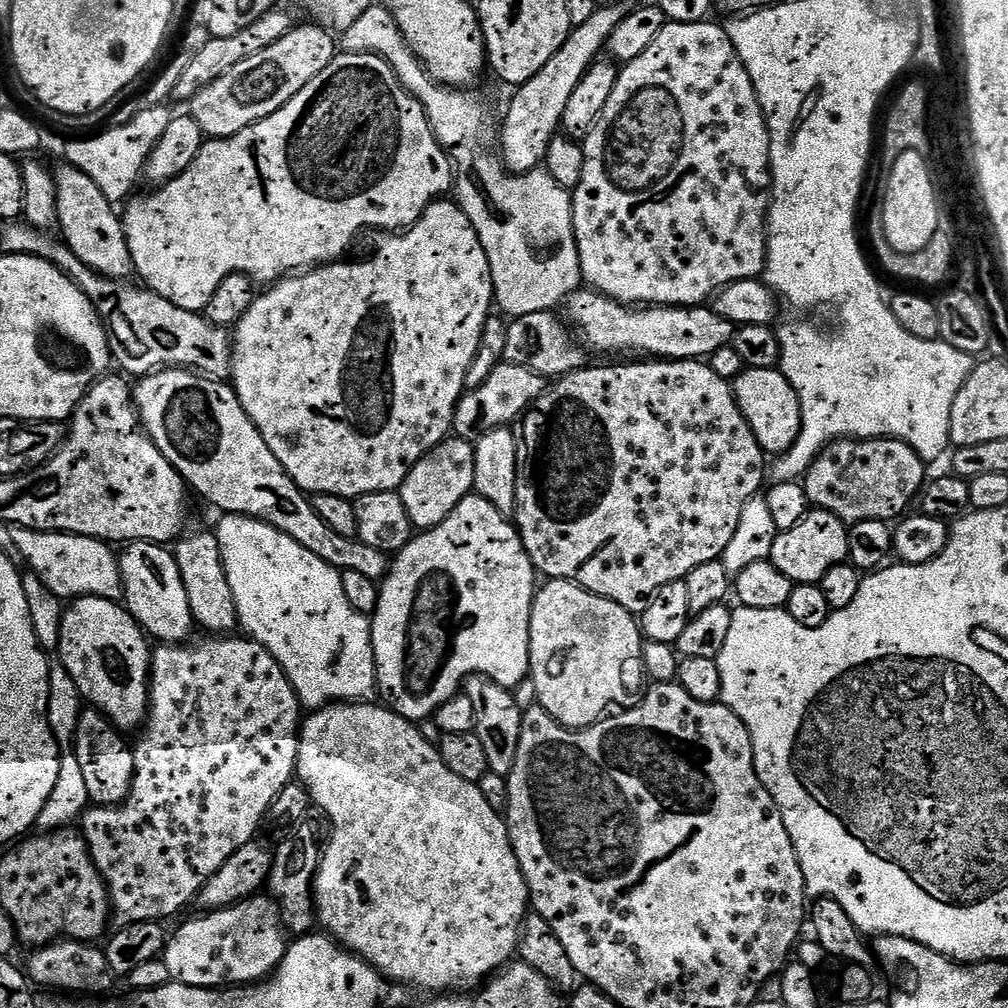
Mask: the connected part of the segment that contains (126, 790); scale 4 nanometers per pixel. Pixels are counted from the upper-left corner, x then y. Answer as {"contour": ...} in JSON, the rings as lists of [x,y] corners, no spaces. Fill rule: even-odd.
{"contour":[[[88,706],[81,711],[74,726],[71,751],[78,758],[82,769],[82,782],[86,782],[86,794],[93,805],[112,808],[124,803],[132,792],[134,778],[133,745],[124,741],[125,733],[115,728],[112,721],[97,708]]]}

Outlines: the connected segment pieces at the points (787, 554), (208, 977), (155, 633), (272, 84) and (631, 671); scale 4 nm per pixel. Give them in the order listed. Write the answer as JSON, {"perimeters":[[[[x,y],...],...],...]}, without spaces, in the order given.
{"perimeters":[[[[813,507],[798,526],[785,532],[777,532],[773,542],[771,562],[786,574],[786,578],[797,584],[819,584],[826,570],[845,563],[848,560],[849,525],[839,520],[834,513]]],[[[257,894],[240,901],[239,904],[208,910],[200,915],[204,916],[196,916],[193,920],[186,921],[173,936],[171,933],[164,945],[162,959],[175,983],[195,988],[247,986],[267,980],[279,967],[286,951],[286,925],[280,914],[280,905],[275,900],[267,895]]],[[[132,542],[125,548],[128,549],[124,553],[121,551],[118,559],[122,600],[129,614],[153,641],[160,644],[184,644],[191,637],[188,635],[194,629],[194,621],[175,555],[162,544]]],[[[297,23],[286,35],[278,38],[274,46],[266,46],[262,54],[238,62],[238,66],[222,74],[214,86],[206,86],[202,94],[195,96],[190,102],[190,115],[196,119],[205,137],[233,136],[262,118],[270,118],[270,114],[286,106],[306,82],[318,78],[338,54],[337,37],[332,37],[333,33],[324,28]]],[[[549,579],[547,582],[541,583],[532,603],[532,613],[530,614],[530,662],[532,663],[530,678],[537,690],[537,705],[545,708],[563,728],[575,728],[577,730],[595,724],[609,710],[615,708],[627,710],[633,707],[641,699],[646,688],[646,673],[644,670],[645,643],[637,617],[633,613],[627,612],[622,606],[618,606],[618,602],[614,602],[610,598],[602,598],[593,592],[587,592],[585,588],[578,586],[572,580]]]]}

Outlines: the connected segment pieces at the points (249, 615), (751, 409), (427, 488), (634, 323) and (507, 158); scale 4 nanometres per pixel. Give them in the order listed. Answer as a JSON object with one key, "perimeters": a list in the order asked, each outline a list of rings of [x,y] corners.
{"perimeters":[[[[231,514],[219,518],[220,525],[215,525],[214,531],[222,550],[226,578],[240,615],[239,627],[245,628],[243,631],[251,639],[274,654],[286,678],[294,686],[301,705],[308,710],[319,710],[341,702],[367,701],[371,697],[368,695],[377,691],[372,621],[350,606],[346,590],[342,590],[340,569],[322,562],[318,554],[310,554],[310,550],[294,542],[290,534],[282,534],[282,530],[266,522]]],[[[779,367],[745,368],[740,377],[734,381],[736,401],[747,418],[754,438],[765,453],[783,454],[794,446],[802,426],[802,410],[794,386],[784,377]]],[[[450,436],[412,467],[398,491],[415,529],[428,531],[434,525],[440,525],[456,509],[458,502],[473,491],[475,453],[471,441]]],[[[595,290],[573,292],[566,301],[567,308],[567,323],[574,329],[581,345],[587,346],[593,353],[645,352],[648,358],[700,360],[711,358],[718,350],[729,347],[737,329],[737,325],[708,306],[629,306],[611,300],[609,296],[602,296]]],[[[613,2],[610,7],[597,7],[589,21],[573,29],[558,54],[550,58],[530,82],[517,87],[517,93],[513,96],[504,118],[504,129],[501,132],[499,129],[498,132],[498,148],[500,144],[501,152],[499,155],[503,165],[505,162],[511,173],[525,175],[535,171],[543,163],[550,142],[559,133],[566,105],[574,94],[575,87],[601,57],[600,52],[605,51],[609,38],[627,13],[627,6],[620,2]]]]}

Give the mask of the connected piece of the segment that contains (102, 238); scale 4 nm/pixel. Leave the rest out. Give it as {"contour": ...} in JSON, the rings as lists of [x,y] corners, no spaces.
{"contour":[[[61,163],[61,168],[55,169],[56,178],[56,217],[58,228],[61,228],[64,243],[98,273],[111,280],[127,281],[133,275],[132,255],[130,246],[126,242],[124,233],[124,221],[118,215],[117,209],[94,186],[91,178],[86,178],[82,170],[78,170],[73,164]]]}

